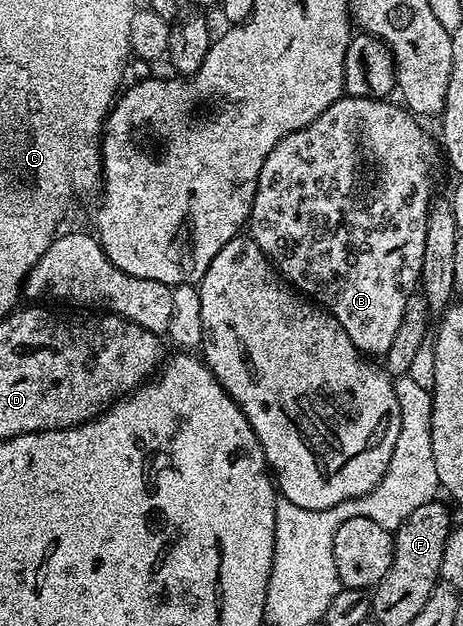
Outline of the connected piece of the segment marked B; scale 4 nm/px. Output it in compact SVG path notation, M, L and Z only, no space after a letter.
M343 96L320 112L312 124L284 136L272 152L264 160L264 168L260 168L260 176L256 184L256 192L252 200L248 219L248 234L253 238L266 257L274 263L279 274L291 283L295 290L313 300L348 332L348 340L354 347L367 356L385 356L388 348L392 348L392 340L400 329L400 320L404 317L404 308L411 294L415 293L422 276L424 260L424 240L428 232L428 220L432 209L430 193L434 190L434 165L440 162L440 146L437 141L426 138L422 131L423 123L415 115L401 105L393 106L390 100L380 98L351 98Z

